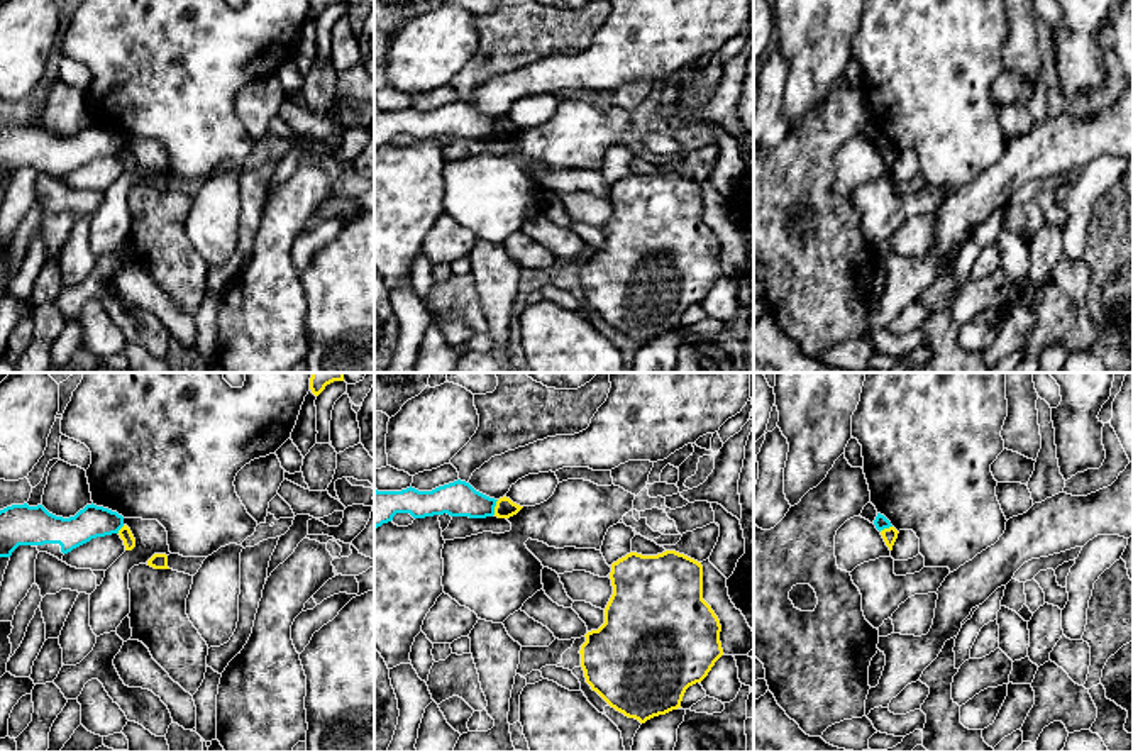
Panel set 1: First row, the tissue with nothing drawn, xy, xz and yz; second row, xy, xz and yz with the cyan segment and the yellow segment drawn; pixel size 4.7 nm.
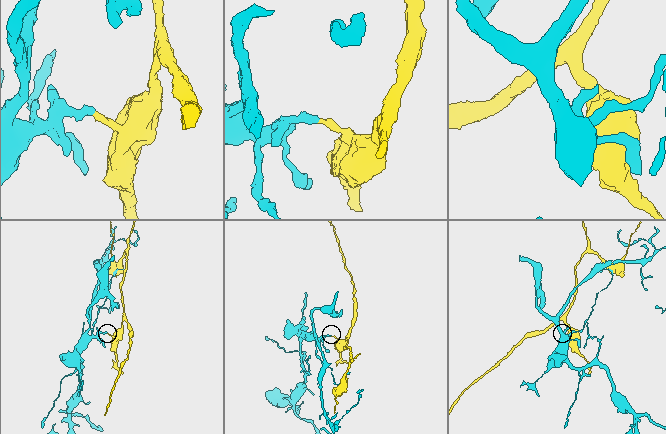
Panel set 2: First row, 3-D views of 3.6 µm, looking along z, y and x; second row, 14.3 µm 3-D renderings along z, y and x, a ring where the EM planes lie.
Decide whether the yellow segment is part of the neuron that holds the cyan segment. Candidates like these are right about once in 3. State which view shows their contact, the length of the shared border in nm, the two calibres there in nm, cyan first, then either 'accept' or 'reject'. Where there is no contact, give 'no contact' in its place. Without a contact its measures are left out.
xz | 80 nm | 170/90 nm | reject

